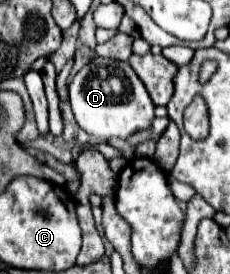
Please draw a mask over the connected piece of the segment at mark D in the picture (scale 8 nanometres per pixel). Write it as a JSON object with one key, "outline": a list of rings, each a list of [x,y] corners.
{"outline":[[[96,56],[72,78],[68,94],[80,128],[100,140],[128,138],[154,120],[154,102],[128,62]]]}

